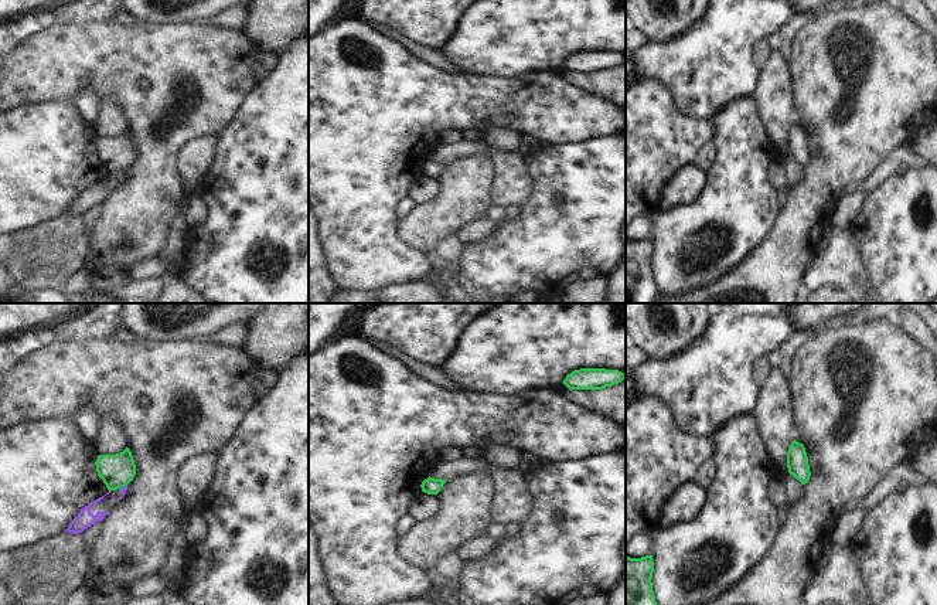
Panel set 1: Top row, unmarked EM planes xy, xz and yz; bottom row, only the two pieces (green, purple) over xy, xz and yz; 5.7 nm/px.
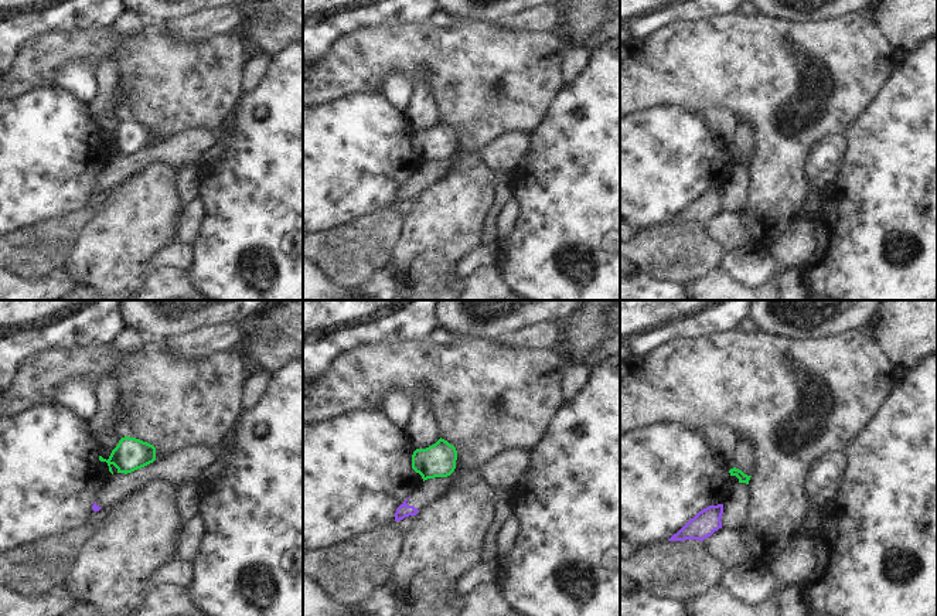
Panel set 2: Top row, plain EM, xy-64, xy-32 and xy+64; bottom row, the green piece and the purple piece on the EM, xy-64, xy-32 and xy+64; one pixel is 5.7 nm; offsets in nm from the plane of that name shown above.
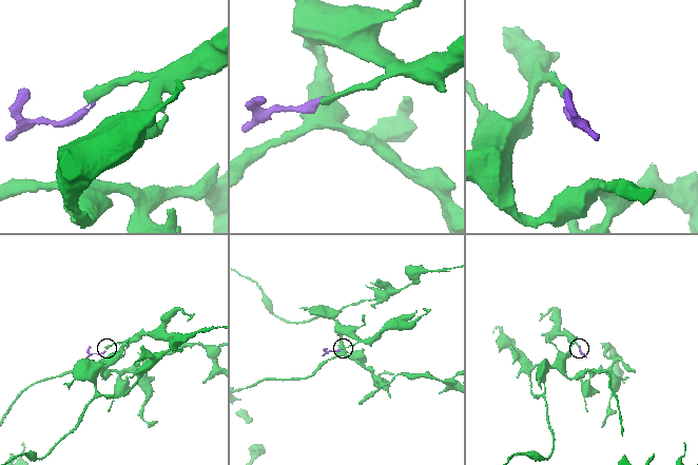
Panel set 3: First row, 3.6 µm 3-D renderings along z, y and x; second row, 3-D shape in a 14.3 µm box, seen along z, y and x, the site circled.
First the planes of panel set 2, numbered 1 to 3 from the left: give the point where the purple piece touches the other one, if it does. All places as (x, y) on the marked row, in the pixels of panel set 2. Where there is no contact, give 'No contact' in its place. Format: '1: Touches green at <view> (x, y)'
1: No contact
2: No contact
3: No contact.

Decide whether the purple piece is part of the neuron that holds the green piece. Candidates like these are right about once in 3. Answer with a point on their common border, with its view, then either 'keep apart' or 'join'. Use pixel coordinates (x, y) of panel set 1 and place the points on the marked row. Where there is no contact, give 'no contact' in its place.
contact xy (123, 486); keep apart

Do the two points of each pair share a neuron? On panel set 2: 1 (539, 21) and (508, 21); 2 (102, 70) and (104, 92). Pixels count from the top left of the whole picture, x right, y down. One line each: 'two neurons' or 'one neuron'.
1: one neuron
2: one neuron

